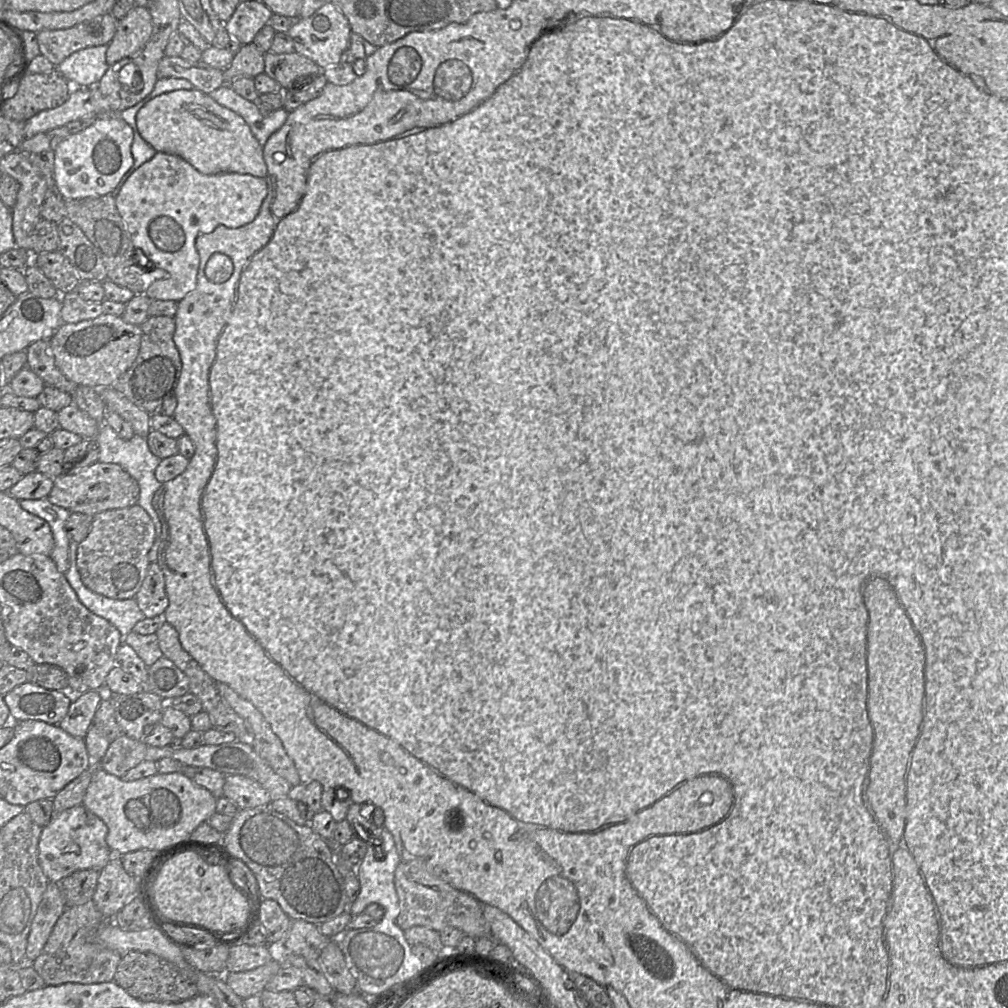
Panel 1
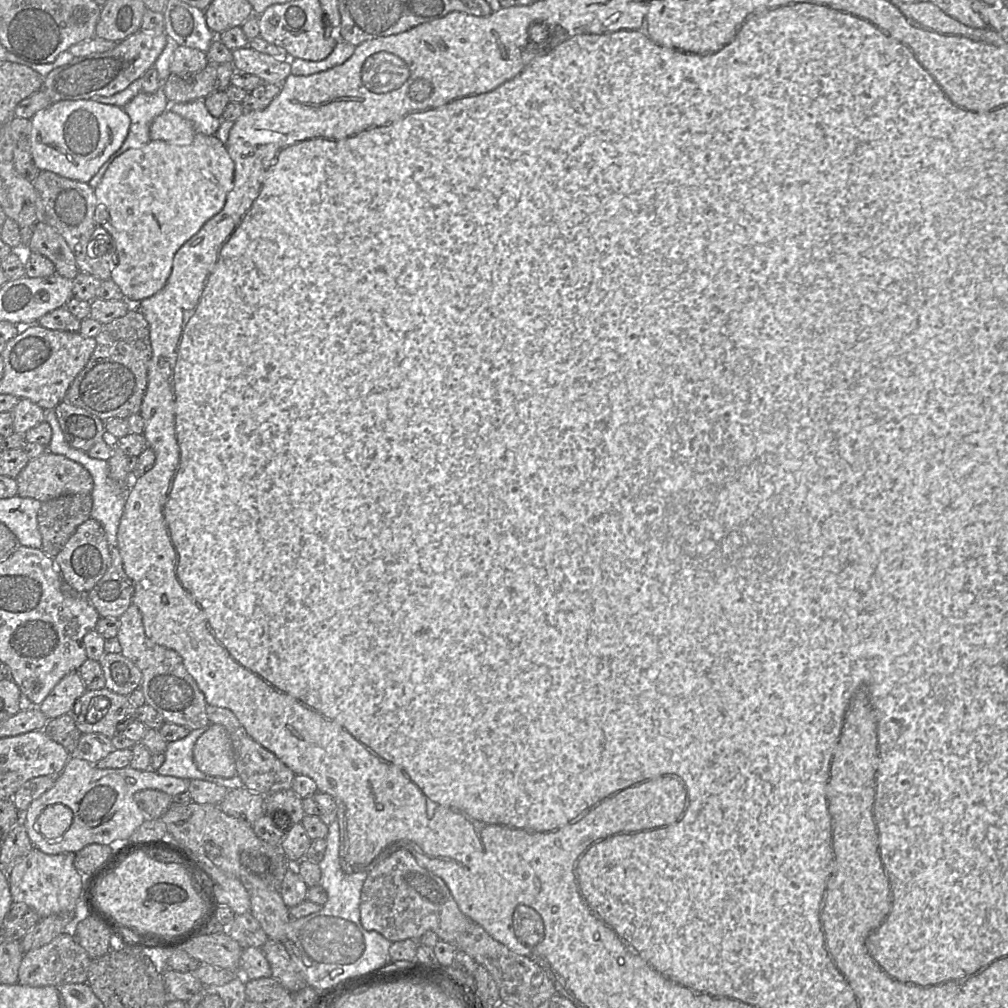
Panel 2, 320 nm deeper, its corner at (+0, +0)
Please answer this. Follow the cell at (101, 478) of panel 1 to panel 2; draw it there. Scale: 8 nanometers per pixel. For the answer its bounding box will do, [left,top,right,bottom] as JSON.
[15,452,94,502]

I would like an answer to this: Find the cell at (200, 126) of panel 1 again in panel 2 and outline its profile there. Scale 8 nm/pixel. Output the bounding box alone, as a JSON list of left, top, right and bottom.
[149,110,195,145]

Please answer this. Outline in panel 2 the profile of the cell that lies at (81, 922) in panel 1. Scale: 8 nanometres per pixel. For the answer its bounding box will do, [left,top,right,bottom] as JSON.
[18,931,92,987]

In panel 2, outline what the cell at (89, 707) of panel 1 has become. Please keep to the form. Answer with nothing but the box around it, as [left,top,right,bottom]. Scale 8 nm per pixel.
[38,671,86,719]

